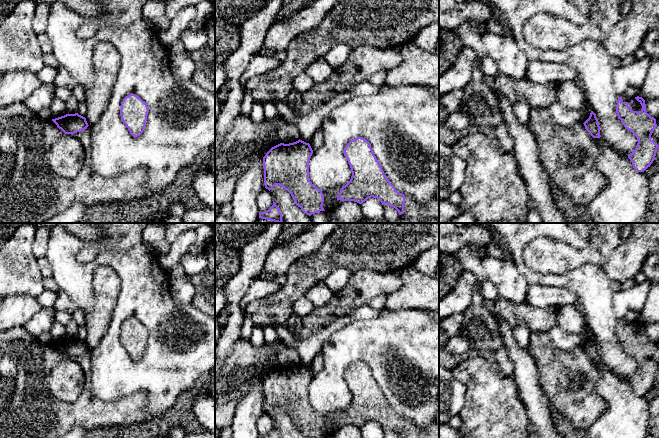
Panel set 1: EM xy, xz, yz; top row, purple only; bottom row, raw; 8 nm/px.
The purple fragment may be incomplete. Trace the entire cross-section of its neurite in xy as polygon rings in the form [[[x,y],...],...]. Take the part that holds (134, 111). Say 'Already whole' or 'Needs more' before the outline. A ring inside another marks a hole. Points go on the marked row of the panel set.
Already whole. [[[130,94],[123,99],[120,116],[133,137],[138,137],[143,133],[148,112],[146,102],[137,95]]]

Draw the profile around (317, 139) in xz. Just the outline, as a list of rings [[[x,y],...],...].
[[[319,129],[312,137],[312,140],[309,142],[313,151],[317,150],[322,146],[323,143],[323,133],[321,129]]]

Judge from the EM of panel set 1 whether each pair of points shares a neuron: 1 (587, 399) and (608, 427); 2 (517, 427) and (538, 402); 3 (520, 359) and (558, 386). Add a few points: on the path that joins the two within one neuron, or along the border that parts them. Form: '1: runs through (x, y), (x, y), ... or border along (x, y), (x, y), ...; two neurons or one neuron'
1: border along (595, 392), (604, 401), (604, 411), (588, 427); two neurons
2: border along (517, 393), (525, 408), (529, 422); two neurons
3: border along (529, 351), (537, 368), (539, 385), (545, 393); two neurons

